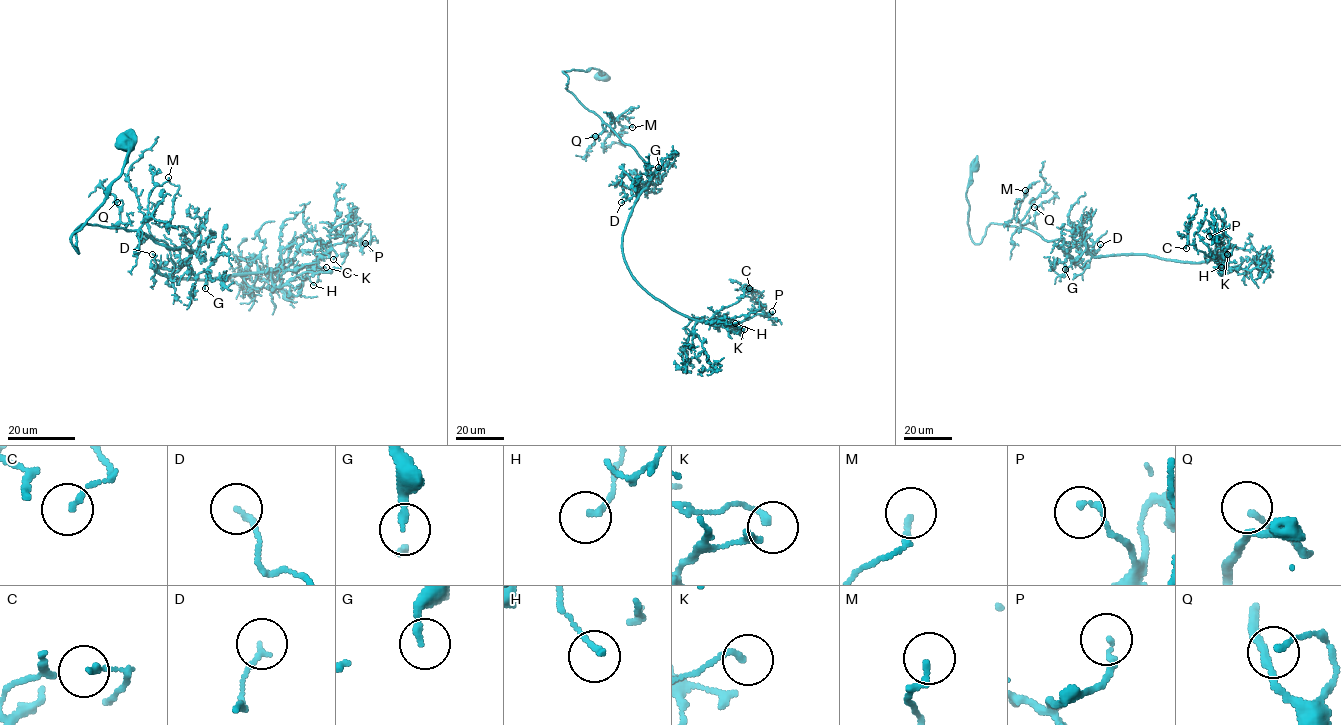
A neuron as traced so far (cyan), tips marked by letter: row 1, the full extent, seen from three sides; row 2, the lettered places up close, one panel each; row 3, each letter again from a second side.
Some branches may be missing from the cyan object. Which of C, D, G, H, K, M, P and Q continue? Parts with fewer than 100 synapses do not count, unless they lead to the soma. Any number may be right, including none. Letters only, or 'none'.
none

